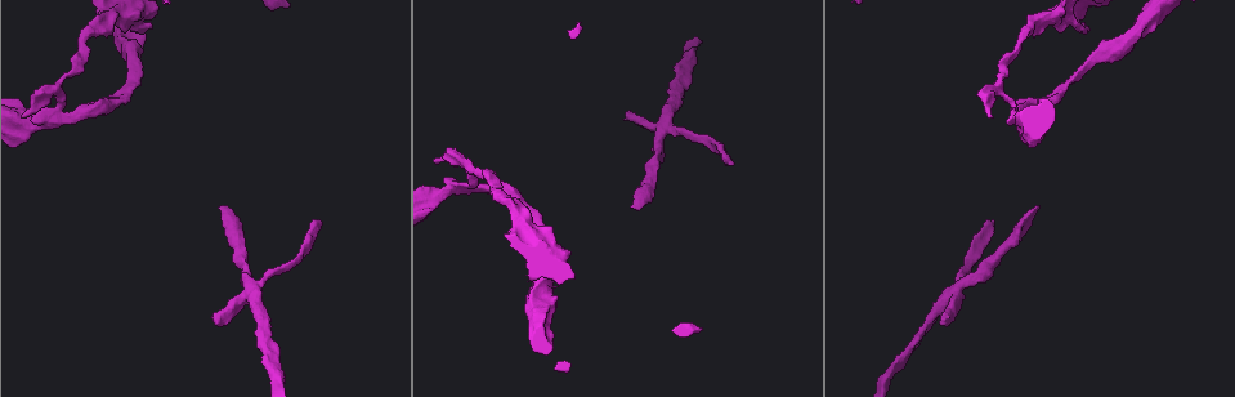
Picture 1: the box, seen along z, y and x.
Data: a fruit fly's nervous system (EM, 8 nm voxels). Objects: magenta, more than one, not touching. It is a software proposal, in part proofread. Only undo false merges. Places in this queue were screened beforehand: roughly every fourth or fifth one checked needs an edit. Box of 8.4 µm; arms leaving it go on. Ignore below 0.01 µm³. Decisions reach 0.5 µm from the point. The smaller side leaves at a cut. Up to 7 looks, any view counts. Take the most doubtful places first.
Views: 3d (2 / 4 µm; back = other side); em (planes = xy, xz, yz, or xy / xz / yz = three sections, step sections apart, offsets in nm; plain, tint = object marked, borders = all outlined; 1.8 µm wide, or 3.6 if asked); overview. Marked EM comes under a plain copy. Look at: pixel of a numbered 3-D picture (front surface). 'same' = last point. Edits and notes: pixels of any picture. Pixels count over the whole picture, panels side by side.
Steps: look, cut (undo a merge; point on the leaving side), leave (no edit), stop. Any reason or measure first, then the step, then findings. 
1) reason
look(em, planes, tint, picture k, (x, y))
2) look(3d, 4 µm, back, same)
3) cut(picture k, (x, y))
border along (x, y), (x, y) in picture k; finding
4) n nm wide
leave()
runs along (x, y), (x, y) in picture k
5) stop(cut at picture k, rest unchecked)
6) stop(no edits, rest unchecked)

abrupt turn
look(3d, 4 µm, back, picture 1, (460, 188))

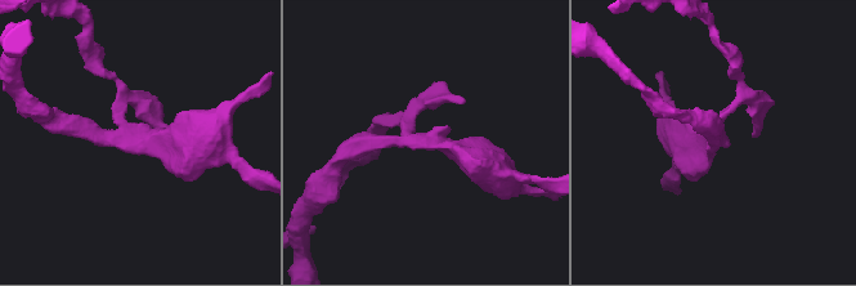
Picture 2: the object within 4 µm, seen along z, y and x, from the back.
3 arms; shape alone is not enough
look(em, yz, step 16, tint, picture 2, (427, 135))

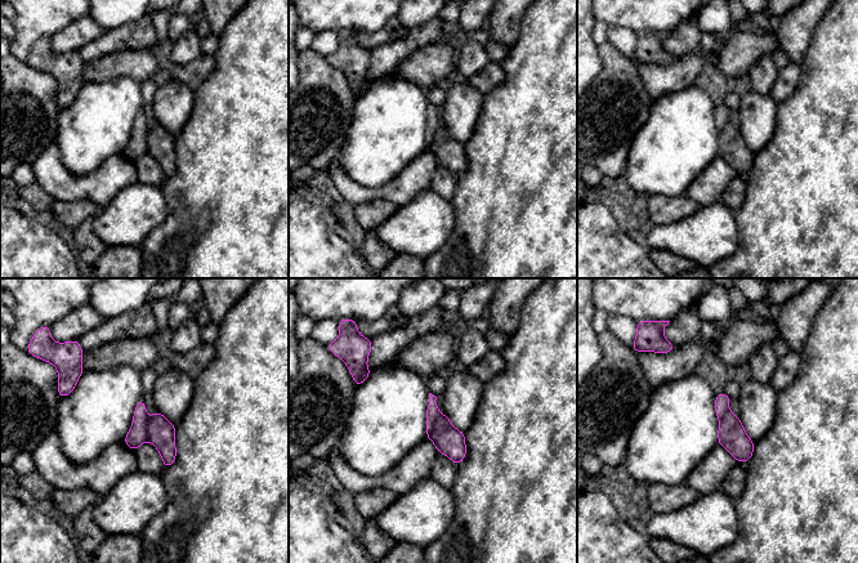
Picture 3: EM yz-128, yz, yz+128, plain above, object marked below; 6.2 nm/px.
look(em, xy, step 4, borders, same)

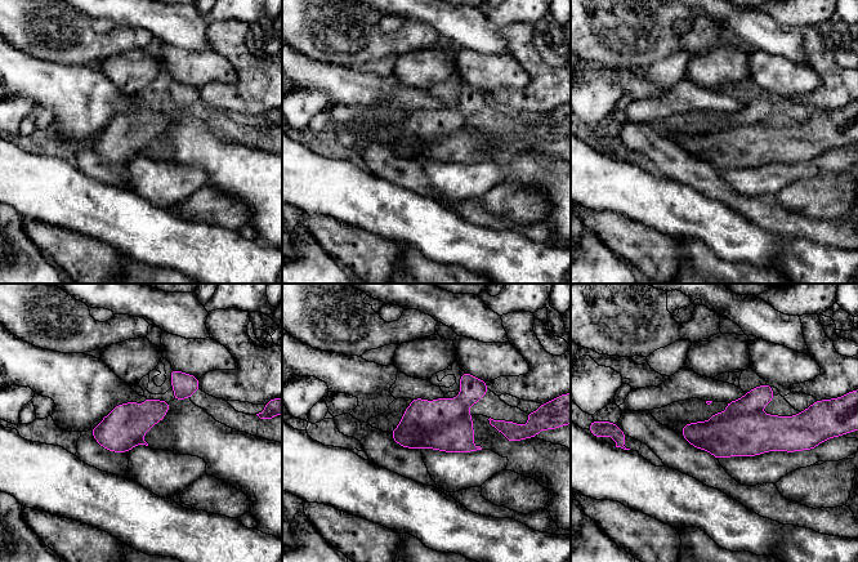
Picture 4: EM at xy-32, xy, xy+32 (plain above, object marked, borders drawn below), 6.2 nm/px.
cut(picture 4, (420, 415))
two neurons meet here

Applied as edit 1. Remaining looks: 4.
four arms meet
look(em, planes, tint, picture 1, (959, 288))

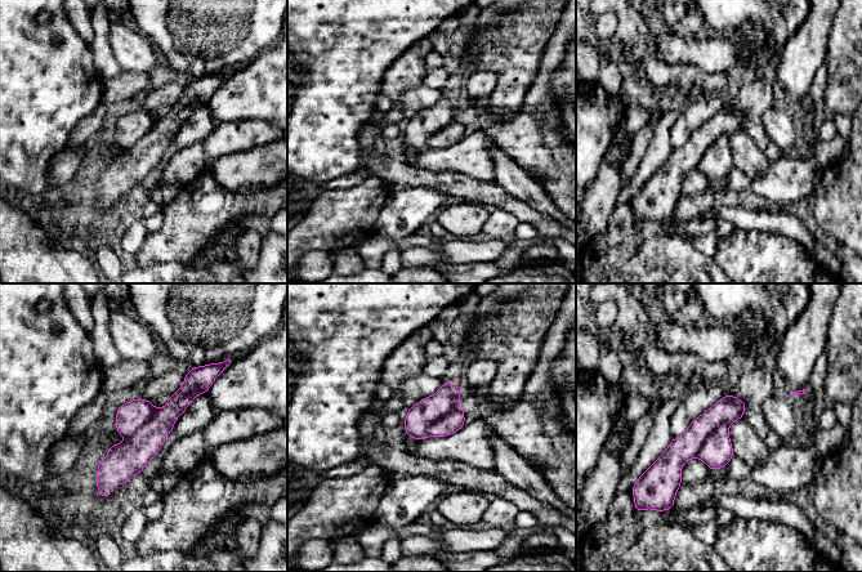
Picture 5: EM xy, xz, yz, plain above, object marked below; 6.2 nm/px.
280 nm wide
cut(picture 5, (717, 451))
border along (727, 423), (708, 437), (696, 456) in picture 5; two neurons meet here

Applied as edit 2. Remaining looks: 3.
stop(cut at picture 4, cut at picture 5, rest unchecked)

